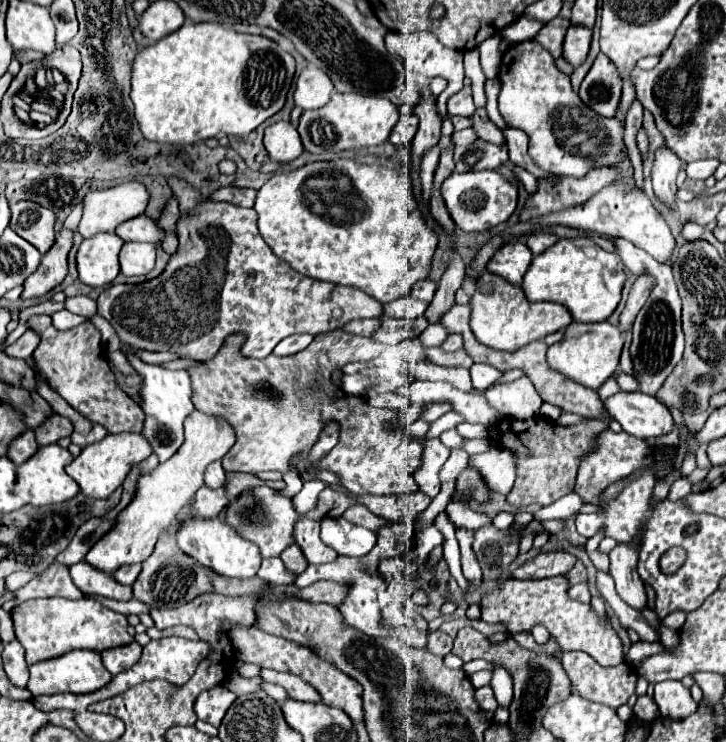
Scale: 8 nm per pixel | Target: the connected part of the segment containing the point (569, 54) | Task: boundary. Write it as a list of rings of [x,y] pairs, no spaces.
[[[571,24],[565,36],[565,44],[563,44],[563,58],[571,64],[571,66],[579,66],[585,62],[587,52],[589,52],[589,42],[591,42],[591,30],[589,28],[581,28],[581,24]]]

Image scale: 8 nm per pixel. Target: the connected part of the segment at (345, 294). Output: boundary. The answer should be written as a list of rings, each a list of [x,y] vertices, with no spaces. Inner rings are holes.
[[[169,176],[167,182],[177,196],[181,210],[181,218],[177,222],[177,236],[181,244],[177,254],[171,256],[165,272],[159,278],[143,284],[109,286],[97,300],[97,312],[111,322],[117,336],[121,338],[121,344],[151,352],[173,352],[179,358],[201,362],[213,358],[229,334],[243,332],[247,334],[247,342],[243,344],[241,352],[251,358],[265,358],[283,338],[295,332],[307,332],[315,336],[333,328],[343,328],[349,320],[355,318],[377,318],[383,314],[381,304],[359,288],[313,280],[287,268],[287,264],[273,254],[265,240],[261,240],[257,230],[257,212],[253,208],[249,210],[229,202],[209,200],[189,182],[177,180],[177,176]],[[253,274],[263,276],[263,284],[257,288],[247,284],[247,278]]]

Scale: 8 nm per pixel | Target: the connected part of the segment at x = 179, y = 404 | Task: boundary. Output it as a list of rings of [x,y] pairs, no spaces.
[[[125,348],[123,354],[131,360],[133,368],[143,376],[143,388],[141,388],[141,398],[143,398],[143,410],[145,410],[145,428],[143,436],[149,440],[153,446],[153,452],[159,456],[161,462],[169,460],[181,446],[183,442],[183,420],[195,410],[191,402],[191,380],[185,370],[165,370],[157,364],[145,364],[137,356],[131,354],[133,348]]]

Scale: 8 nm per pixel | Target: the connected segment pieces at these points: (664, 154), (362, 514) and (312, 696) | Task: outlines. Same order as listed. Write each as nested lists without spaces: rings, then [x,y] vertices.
[[[661,148],[655,152],[655,164],[653,164],[653,172],[651,172],[651,180],[653,180],[653,192],[657,196],[659,202],[663,202],[667,208],[675,206],[675,194],[677,194],[677,186],[675,186],[675,178],[679,174],[679,170],[683,170],[685,164],[683,160],[673,154],[669,148]]]
[[[355,504],[351,506],[351,510],[345,512],[345,520],[357,524],[357,526],[363,526],[363,528],[369,528],[369,530],[377,530],[381,528],[381,524],[391,524],[389,520],[381,520],[379,516],[373,516],[373,512],[369,512],[365,506],[361,504]]]
[[[263,668],[263,670],[261,670],[261,676],[263,676],[267,682],[273,682],[273,684],[283,686],[283,688],[289,692],[289,698],[293,698],[293,700],[301,700],[301,702],[321,702],[319,692],[317,692],[311,684],[307,684],[305,680],[301,680],[301,678],[295,676],[295,674],[281,674],[281,672]]]

